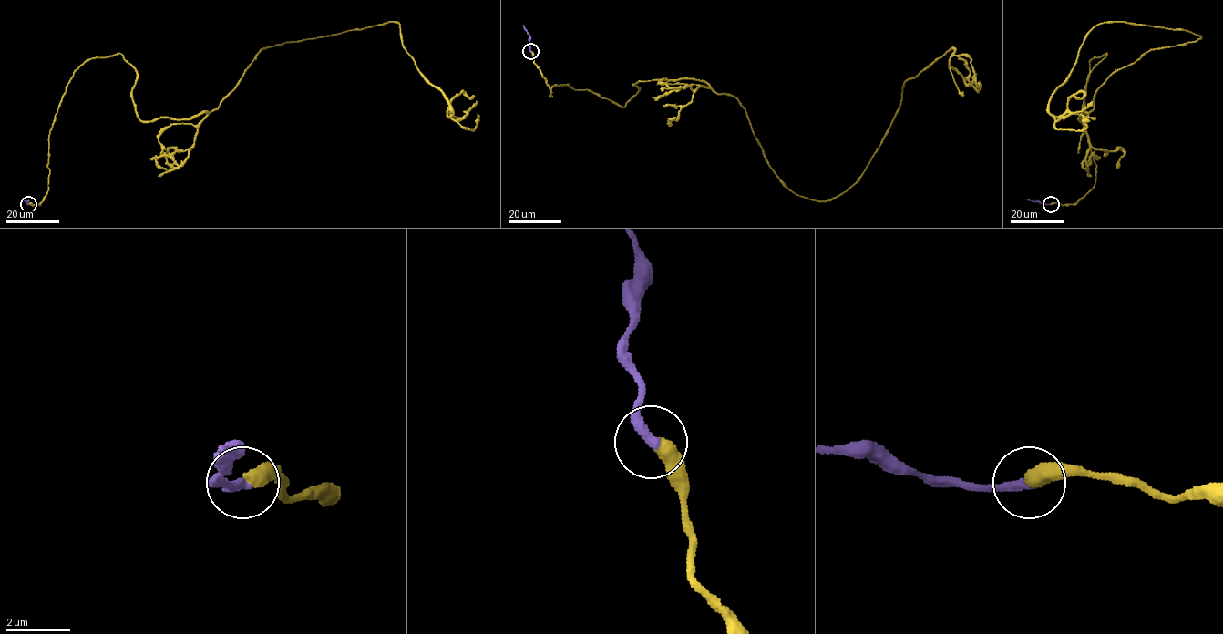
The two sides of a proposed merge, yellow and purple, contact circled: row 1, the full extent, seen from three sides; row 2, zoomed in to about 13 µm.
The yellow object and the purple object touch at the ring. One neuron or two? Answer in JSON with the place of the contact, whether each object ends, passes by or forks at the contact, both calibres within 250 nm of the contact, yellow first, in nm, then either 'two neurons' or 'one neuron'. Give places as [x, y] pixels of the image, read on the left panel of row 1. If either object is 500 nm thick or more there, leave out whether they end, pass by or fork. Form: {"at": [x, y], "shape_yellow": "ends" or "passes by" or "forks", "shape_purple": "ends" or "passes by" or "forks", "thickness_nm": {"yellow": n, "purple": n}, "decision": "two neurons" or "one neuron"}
{"at": [28, 204], "thickness_nm": {"yellow": 500, "purple": 320}, "decision": "one neuron"}

